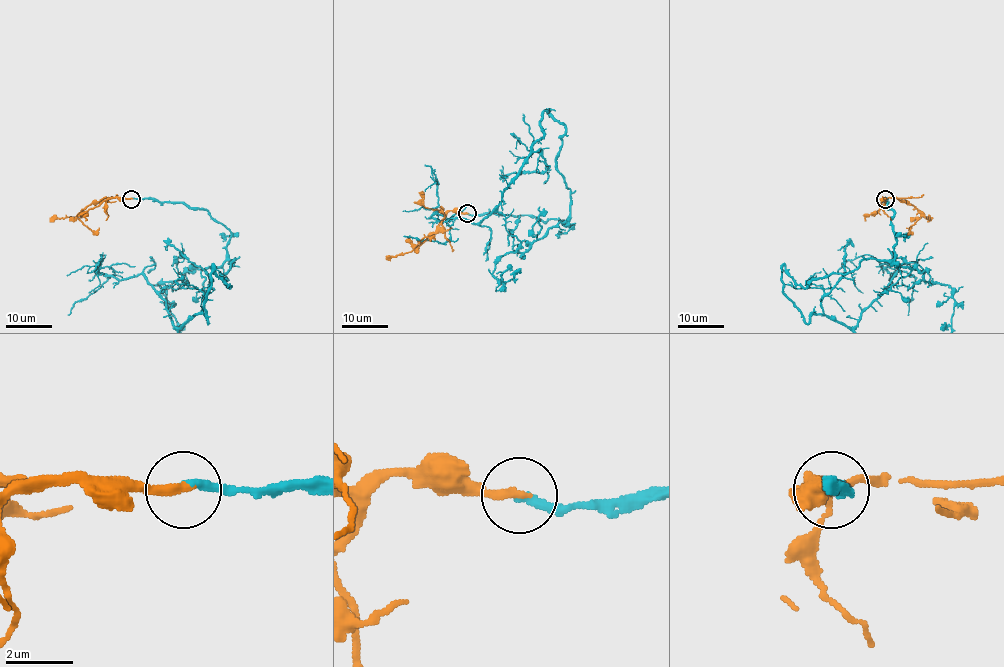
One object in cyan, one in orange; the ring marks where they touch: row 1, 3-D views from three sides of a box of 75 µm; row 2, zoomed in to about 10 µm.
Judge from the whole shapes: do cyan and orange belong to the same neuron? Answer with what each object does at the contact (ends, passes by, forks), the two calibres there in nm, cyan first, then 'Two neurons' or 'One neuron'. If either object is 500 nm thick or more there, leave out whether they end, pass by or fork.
At the ring cyan ends. At the ring orange ends. Thickness 260 nm (cyan) against 280 nm. One neuron

